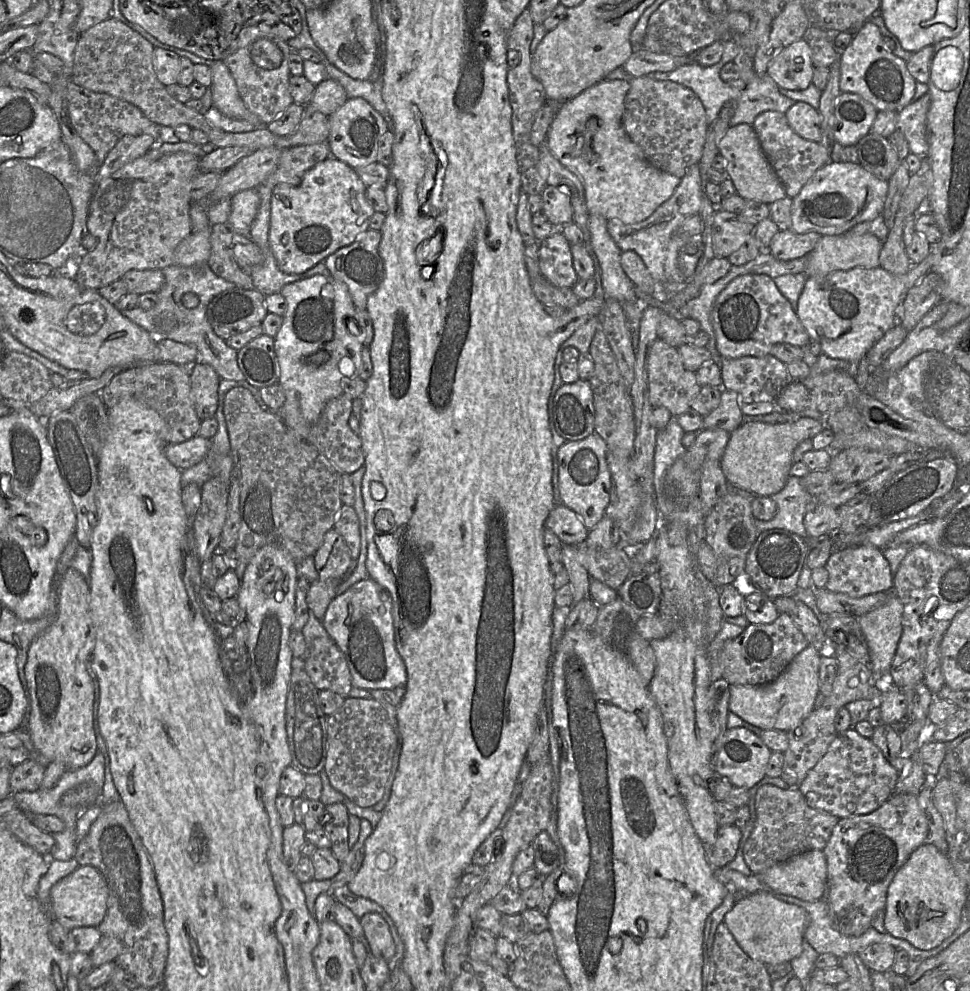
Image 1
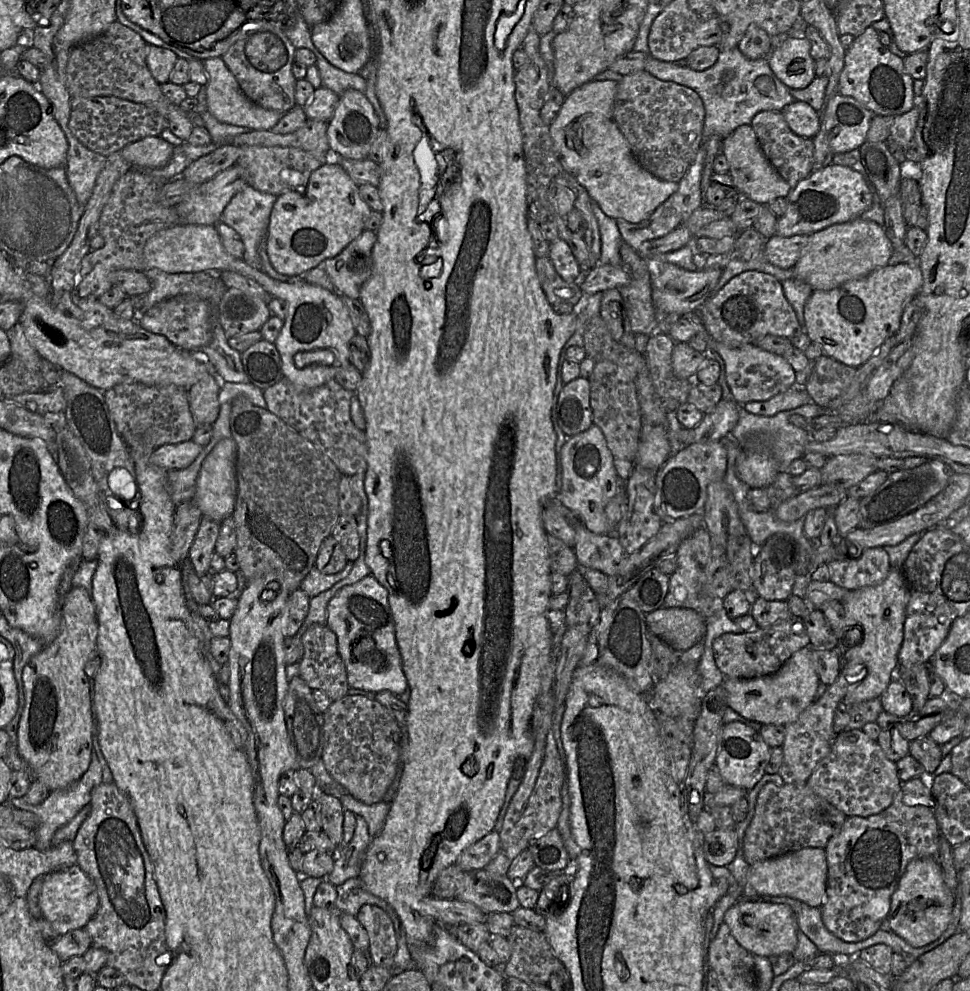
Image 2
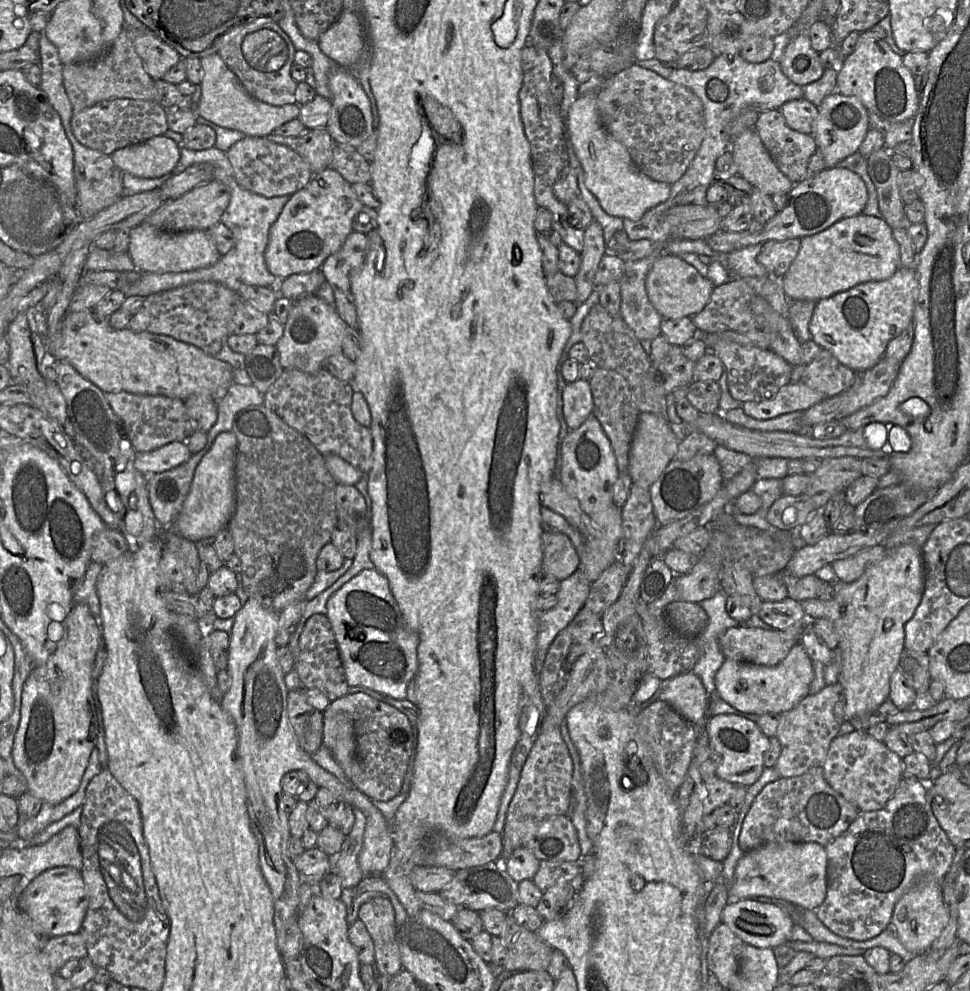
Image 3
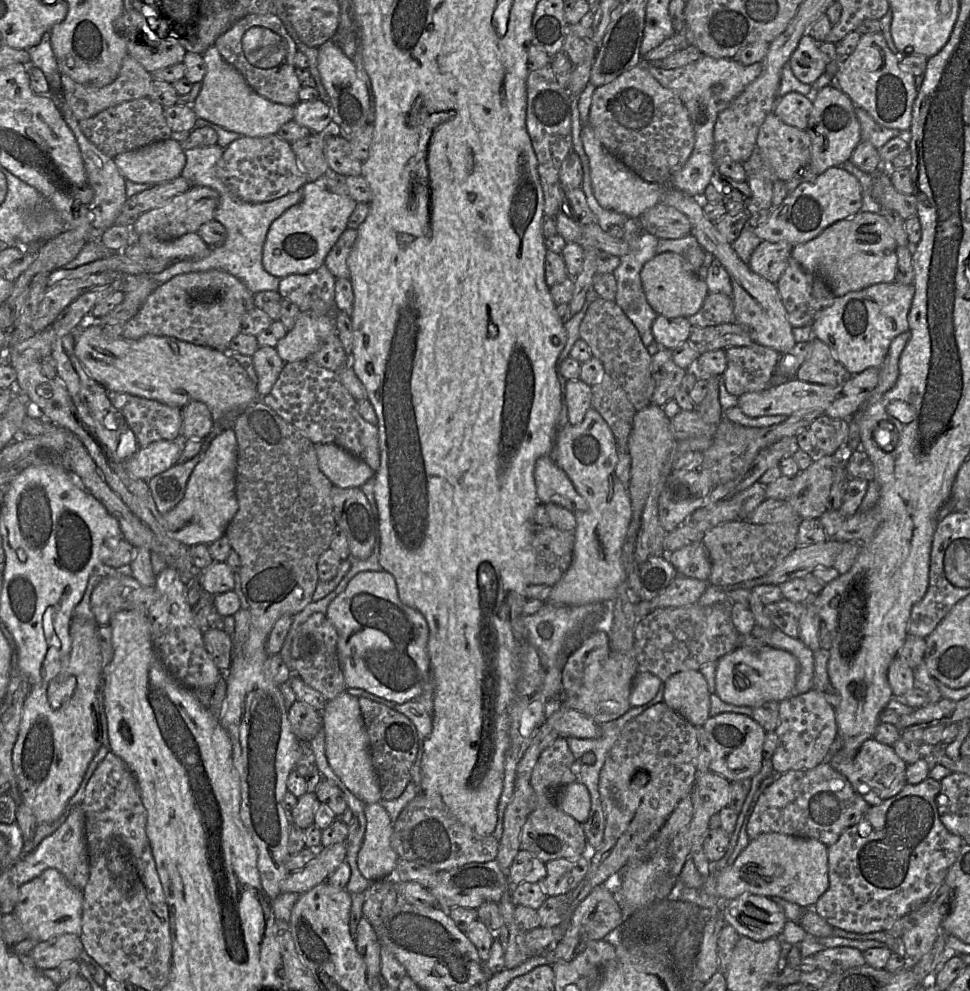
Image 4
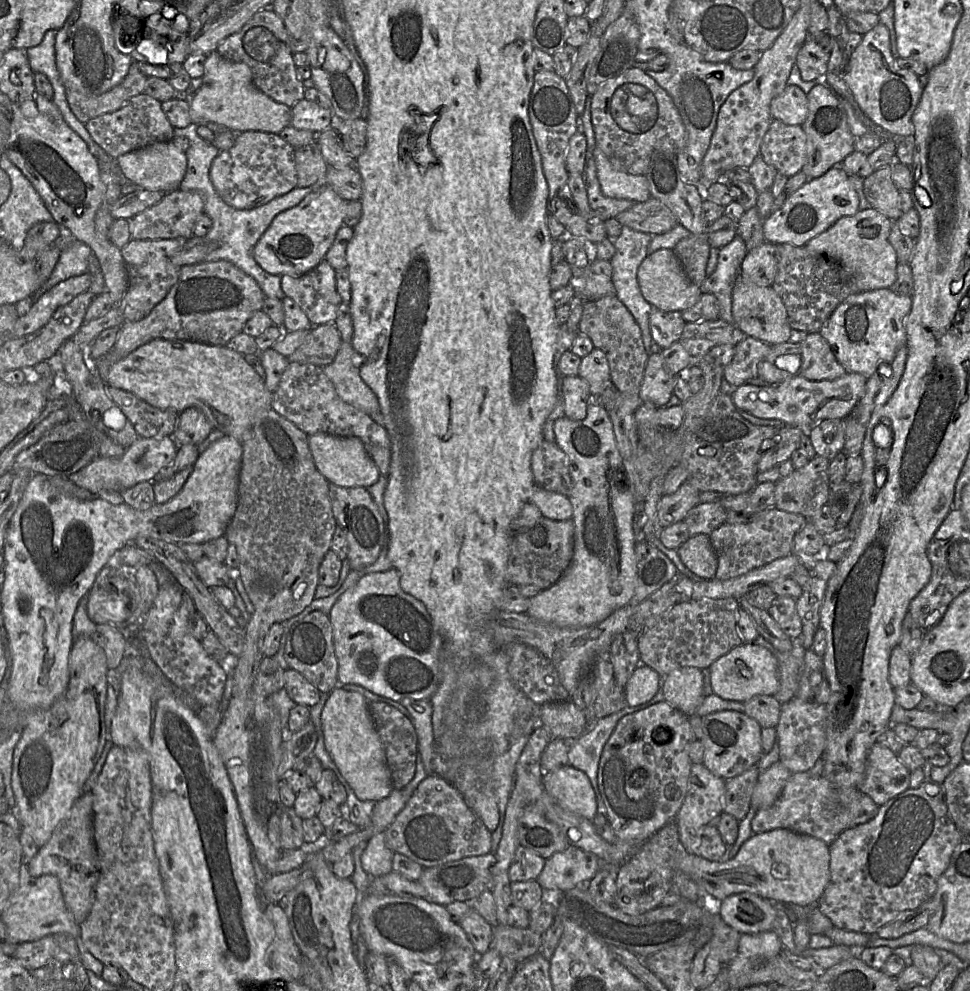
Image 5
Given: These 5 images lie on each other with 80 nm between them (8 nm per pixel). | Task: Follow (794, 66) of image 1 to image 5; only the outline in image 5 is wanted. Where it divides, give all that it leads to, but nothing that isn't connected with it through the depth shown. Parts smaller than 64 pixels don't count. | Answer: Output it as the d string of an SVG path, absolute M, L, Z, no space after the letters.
M808 38L799 50L795 65L804 81L823 80L827 71L830 53L825 52L817 40Z

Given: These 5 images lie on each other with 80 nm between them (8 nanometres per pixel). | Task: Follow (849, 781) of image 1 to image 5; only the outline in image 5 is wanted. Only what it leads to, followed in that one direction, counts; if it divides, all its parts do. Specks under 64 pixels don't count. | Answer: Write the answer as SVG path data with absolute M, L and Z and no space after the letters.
M876 742L868 753L859 790L881 806L910 788L910 772L896 753Z

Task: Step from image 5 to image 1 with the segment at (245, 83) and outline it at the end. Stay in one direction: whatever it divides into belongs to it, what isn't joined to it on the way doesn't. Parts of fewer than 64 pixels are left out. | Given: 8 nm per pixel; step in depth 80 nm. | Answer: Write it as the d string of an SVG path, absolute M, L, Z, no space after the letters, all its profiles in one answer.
M212 60L209 66L212 73L213 107L227 117L245 120L257 127L263 126L259 117L253 114L243 102L230 70L222 60Z

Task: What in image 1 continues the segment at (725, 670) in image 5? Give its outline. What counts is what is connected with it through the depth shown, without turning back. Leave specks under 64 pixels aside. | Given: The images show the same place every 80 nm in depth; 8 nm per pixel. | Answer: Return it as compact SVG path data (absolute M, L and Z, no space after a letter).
M809 644L773 682L761 686L730 685L728 710L761 730L796 730L815 709L821 653Z

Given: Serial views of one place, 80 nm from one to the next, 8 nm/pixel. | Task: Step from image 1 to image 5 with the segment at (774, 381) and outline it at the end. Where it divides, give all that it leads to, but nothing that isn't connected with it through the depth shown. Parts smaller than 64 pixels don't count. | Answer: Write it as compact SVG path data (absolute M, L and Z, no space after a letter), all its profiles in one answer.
M745 337L735 346L731 362L724 368L723 379L739 387L758 377L758 364L769 354L771 345L752 337Z

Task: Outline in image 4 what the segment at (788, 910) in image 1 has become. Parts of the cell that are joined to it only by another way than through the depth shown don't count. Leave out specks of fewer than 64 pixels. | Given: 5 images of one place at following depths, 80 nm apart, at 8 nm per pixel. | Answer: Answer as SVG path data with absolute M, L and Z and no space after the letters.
M743 893L722 904L722 916L740 936L764 941L781 936L787 922L782 909L770 897Z

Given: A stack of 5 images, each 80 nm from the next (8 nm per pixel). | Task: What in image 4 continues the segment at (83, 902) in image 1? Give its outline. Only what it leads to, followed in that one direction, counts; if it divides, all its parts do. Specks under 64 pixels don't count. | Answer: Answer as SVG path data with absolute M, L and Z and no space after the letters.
M54 868L44 870L38 877L19 887L19 895L13 910L23 930L38 942L62 934L80 936L83 911L83 890L71 886Z

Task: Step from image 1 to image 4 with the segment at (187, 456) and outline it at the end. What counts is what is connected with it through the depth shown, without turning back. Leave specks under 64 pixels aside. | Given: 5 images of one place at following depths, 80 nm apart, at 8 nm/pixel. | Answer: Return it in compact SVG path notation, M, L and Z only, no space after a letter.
M160 440L138 451L124 462L128 474L149 481L154 476L169 470L179 462L184 440Z

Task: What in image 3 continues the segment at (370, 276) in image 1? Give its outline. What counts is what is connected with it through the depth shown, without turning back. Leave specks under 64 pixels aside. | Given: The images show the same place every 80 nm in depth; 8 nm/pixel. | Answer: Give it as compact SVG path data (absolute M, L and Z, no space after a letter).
M352 231L341 248L324 260L321 270L325 275L326 281L332 287L349 291L351 288L350 271L364 263L367 247L367 234Z

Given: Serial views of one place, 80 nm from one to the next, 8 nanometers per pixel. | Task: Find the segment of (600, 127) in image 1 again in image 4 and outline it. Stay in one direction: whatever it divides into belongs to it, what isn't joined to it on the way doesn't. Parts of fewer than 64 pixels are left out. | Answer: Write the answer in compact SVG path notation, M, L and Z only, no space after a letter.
M590 124L582 125L580 136L583 149L589 158L592 190L600 206L625 214L629 218L638 218L647 209L661 203L663 186L643 180L609 153Z

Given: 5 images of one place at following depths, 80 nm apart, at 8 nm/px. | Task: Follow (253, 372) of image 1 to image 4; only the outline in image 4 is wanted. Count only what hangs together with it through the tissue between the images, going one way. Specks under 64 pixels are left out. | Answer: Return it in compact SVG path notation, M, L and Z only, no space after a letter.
M259 347L252 355L253 366L257 374L259 398L268 395L276 383L285 362L278 355L275 347Z

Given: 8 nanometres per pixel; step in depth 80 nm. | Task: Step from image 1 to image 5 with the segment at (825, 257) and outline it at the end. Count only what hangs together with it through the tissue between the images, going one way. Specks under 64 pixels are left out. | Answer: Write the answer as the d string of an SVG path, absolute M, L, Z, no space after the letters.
M873 208L859 210L852 216L840 218L827 230L805 245L808 251L836 261L854 281L857 291L890 288L897 278L898 258L889 241L891 222Z

